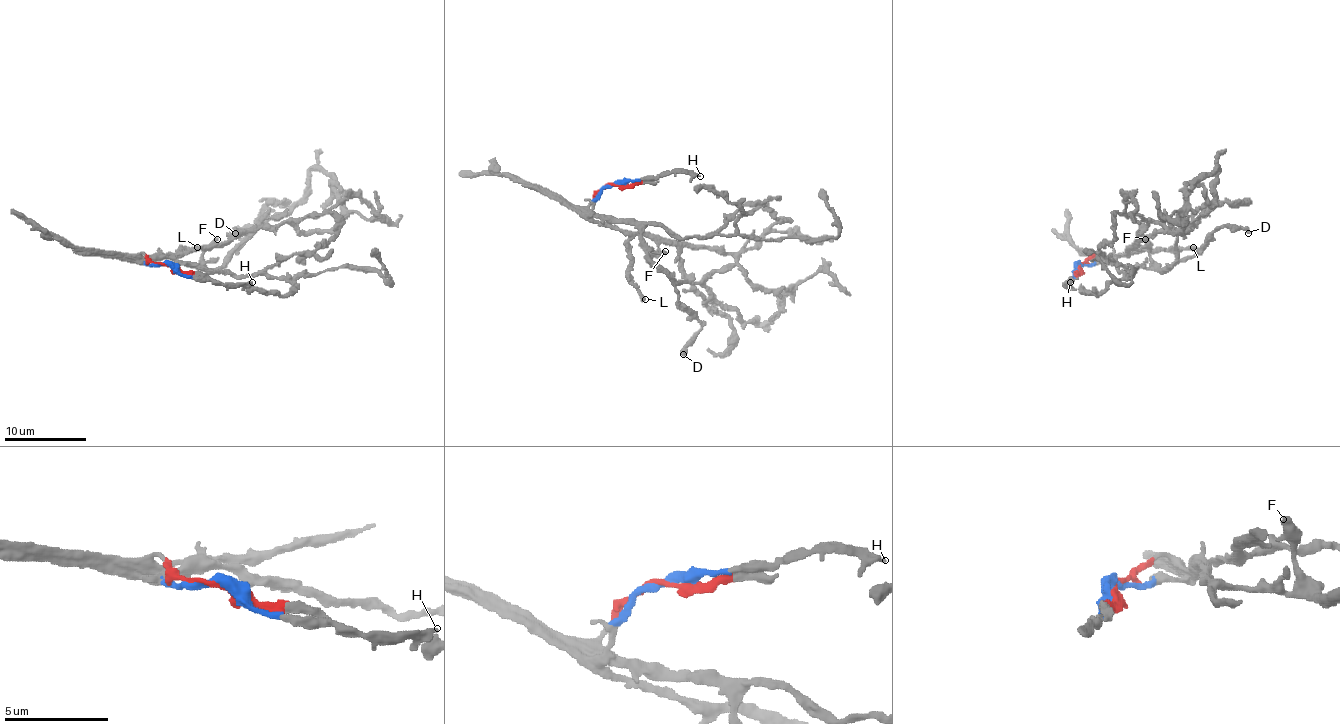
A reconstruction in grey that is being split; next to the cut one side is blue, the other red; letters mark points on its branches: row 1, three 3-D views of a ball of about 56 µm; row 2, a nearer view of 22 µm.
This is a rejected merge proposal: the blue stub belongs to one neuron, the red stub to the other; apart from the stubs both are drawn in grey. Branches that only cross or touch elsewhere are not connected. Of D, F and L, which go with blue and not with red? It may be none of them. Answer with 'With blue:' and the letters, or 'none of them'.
With blue: L

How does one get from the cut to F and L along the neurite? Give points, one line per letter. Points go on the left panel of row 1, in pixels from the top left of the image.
F: (167, 265), (144, 252), (140, 255), (148, 259), (199, 265), (203, 252), (218, 238)
L: (167, 265), (144, 261), (148, 257), (197, 246)

